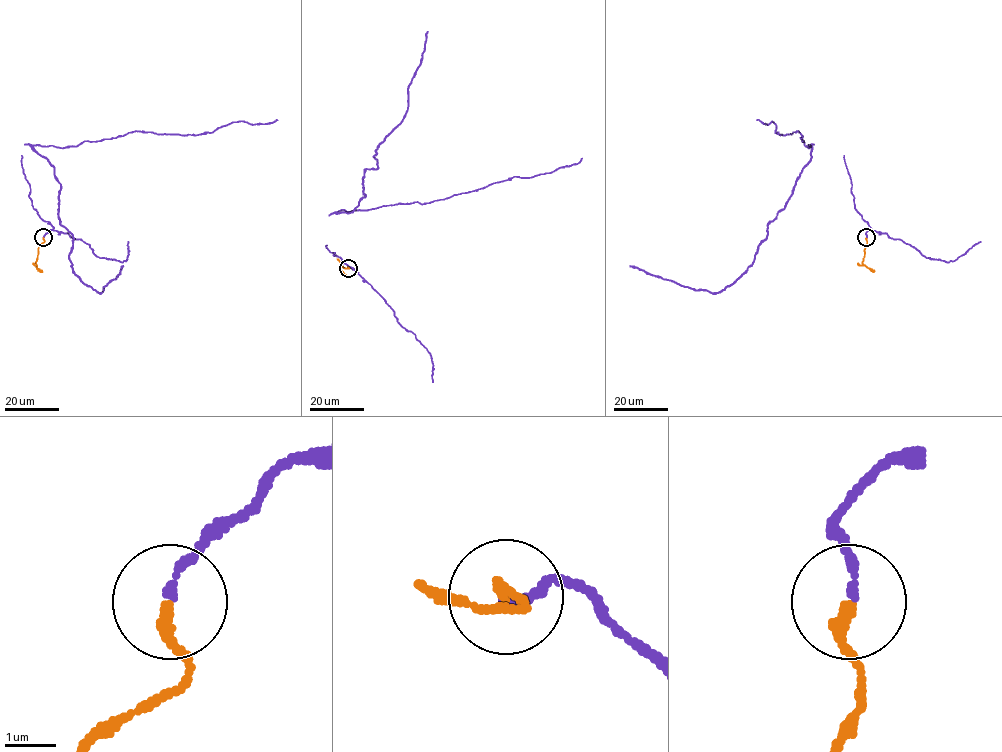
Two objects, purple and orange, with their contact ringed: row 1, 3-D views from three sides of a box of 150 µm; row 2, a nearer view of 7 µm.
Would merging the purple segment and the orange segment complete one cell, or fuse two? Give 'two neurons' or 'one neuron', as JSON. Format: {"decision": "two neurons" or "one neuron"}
{"decision": "one neuron"}

